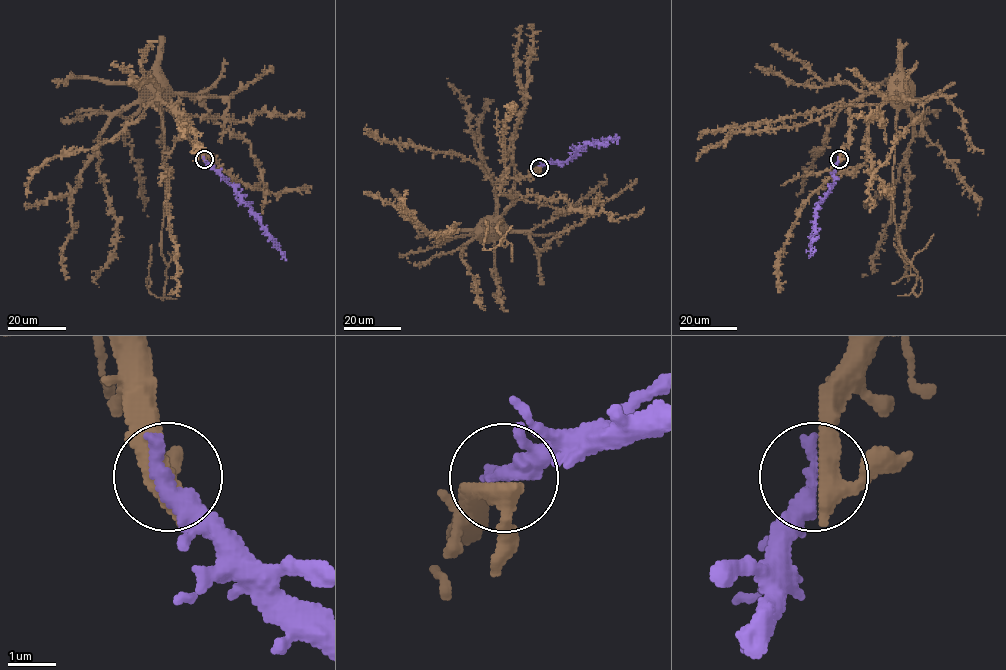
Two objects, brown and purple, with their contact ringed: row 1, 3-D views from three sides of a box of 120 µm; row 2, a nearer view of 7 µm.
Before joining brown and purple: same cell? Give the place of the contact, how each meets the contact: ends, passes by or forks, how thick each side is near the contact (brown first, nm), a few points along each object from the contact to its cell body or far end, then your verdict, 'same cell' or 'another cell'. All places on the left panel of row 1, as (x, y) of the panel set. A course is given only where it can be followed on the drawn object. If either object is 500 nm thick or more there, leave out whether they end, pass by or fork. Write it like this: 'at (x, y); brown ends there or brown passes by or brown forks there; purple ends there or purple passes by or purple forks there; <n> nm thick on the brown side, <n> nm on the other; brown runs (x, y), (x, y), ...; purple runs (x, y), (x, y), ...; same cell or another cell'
at (204, 159); brown passes by; purple ends there; 440 nm thick on the brown side, 440 nm on the other; brown runs (205, 159), (160, 91), (166, 176), (161, 247), (167, 265), (161, 298), (147, 283), (152, 244); purple runs (205, 159), (234, 189), (284, 257), (285, 252); same cell

